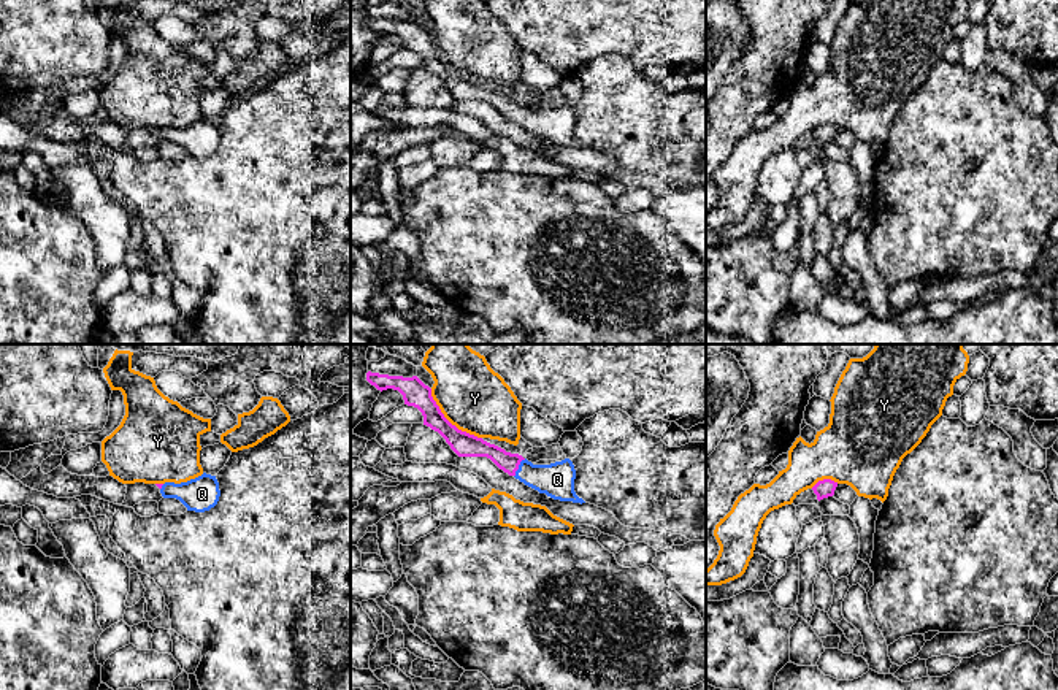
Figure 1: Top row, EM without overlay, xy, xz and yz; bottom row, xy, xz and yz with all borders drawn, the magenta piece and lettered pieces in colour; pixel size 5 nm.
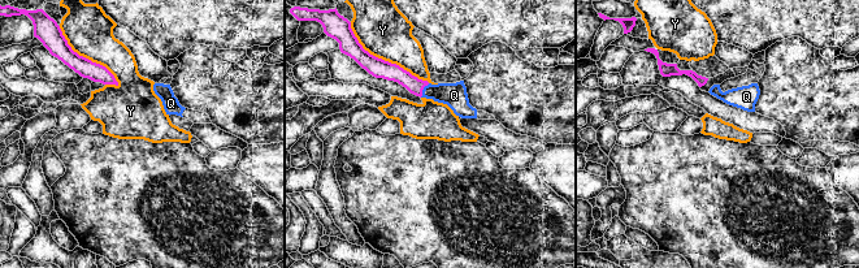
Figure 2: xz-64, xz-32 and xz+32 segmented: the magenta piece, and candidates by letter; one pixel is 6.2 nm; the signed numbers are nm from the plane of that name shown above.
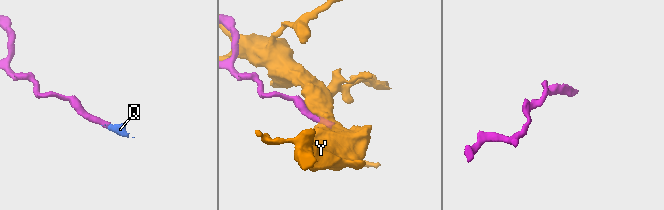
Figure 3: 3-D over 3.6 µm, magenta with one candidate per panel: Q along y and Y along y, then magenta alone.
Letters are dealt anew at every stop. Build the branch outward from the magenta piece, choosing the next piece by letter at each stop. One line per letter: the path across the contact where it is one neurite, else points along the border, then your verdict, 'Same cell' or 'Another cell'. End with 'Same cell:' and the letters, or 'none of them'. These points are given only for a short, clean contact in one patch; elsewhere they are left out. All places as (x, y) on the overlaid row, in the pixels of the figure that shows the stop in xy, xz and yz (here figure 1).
Q: Path across: xz (473, 446), (492, 451), (517, 467), (533, 476), (557, 479). Same cell
Y: Another cell
Same cell: Q

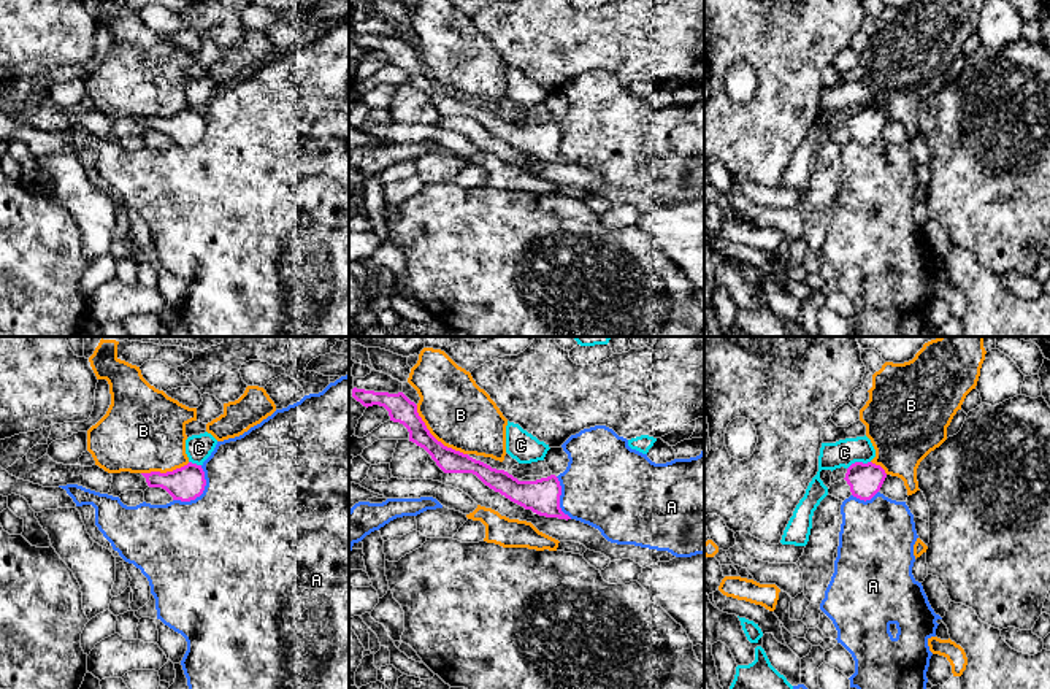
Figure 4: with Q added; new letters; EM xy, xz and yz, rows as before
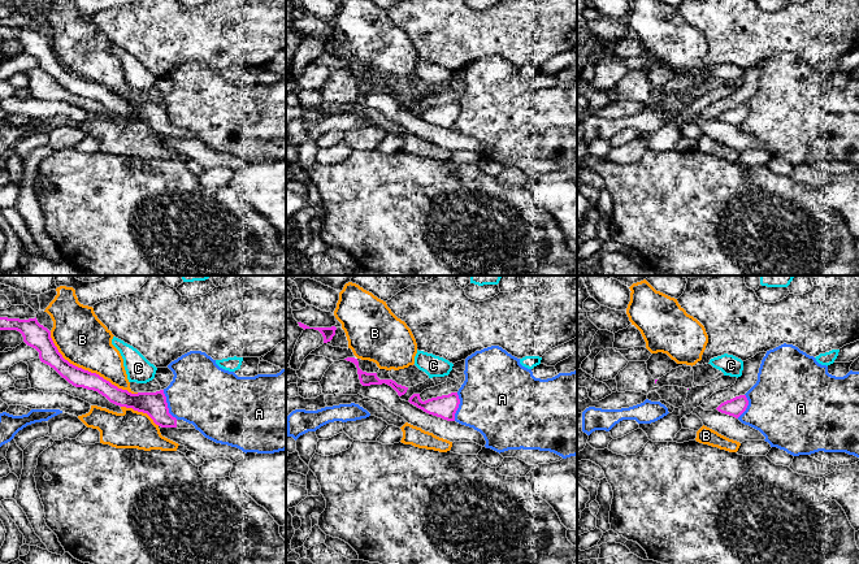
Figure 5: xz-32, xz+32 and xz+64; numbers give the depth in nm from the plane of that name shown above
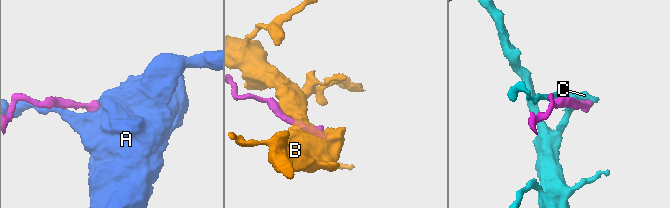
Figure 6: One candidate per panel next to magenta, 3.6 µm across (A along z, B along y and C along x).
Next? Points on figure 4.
A: Boundary: xy (202, 465), (205, 489), (194, 499), (173, 500). Another cell
B: Another cell
C: Boundary: yz (869, 461), (854, 462), (847, 469). Another cell
Same cell: none of them

